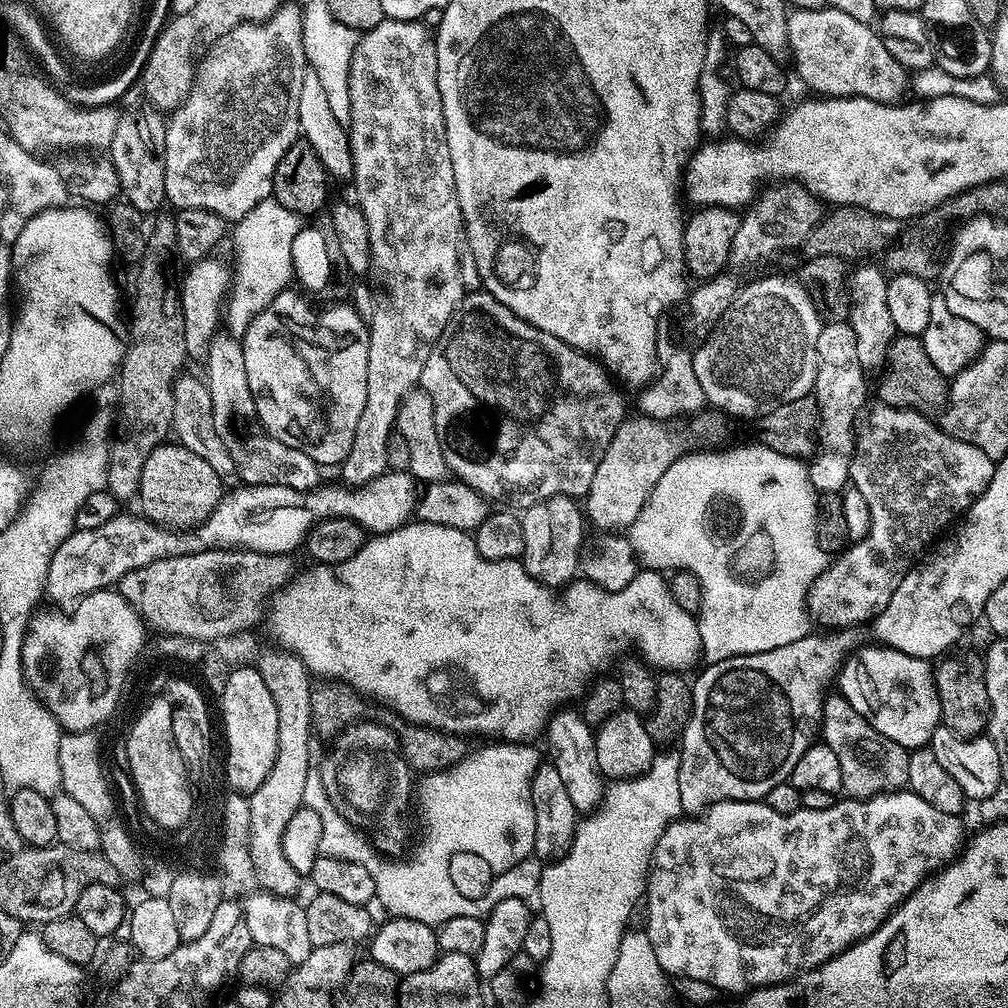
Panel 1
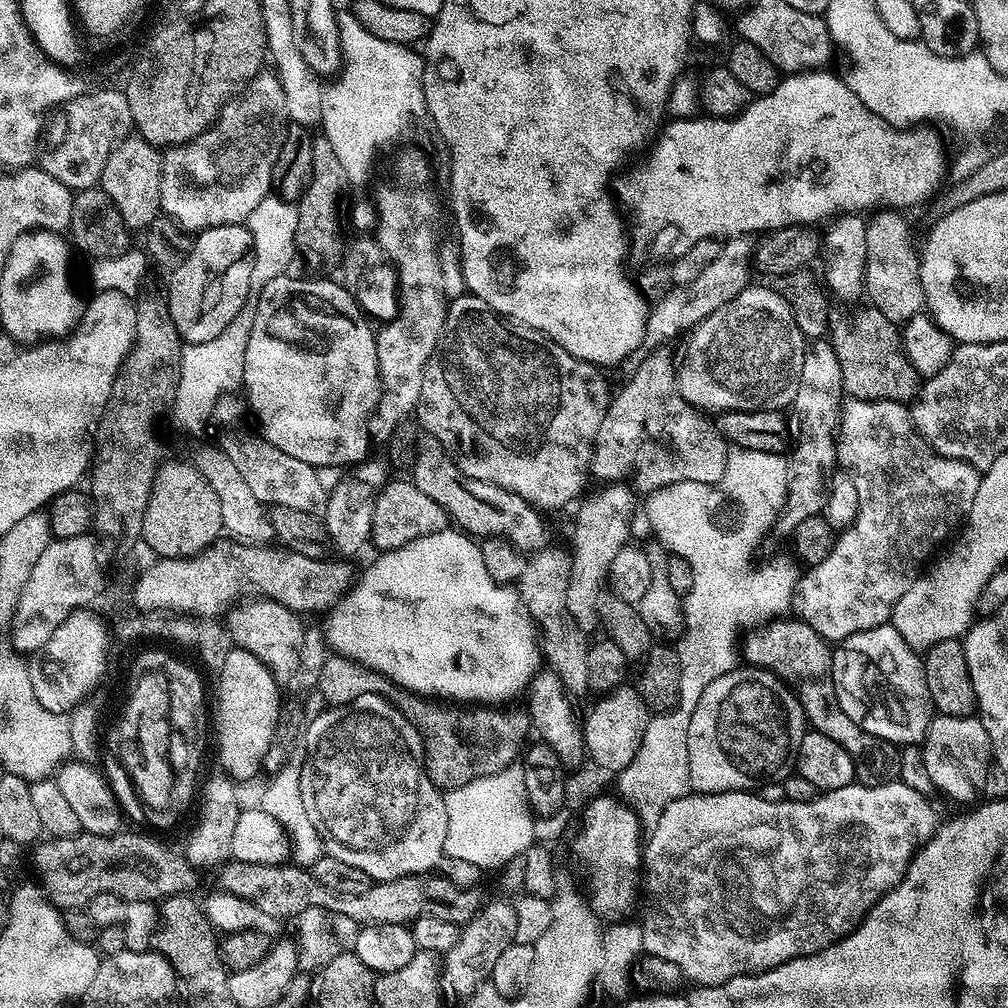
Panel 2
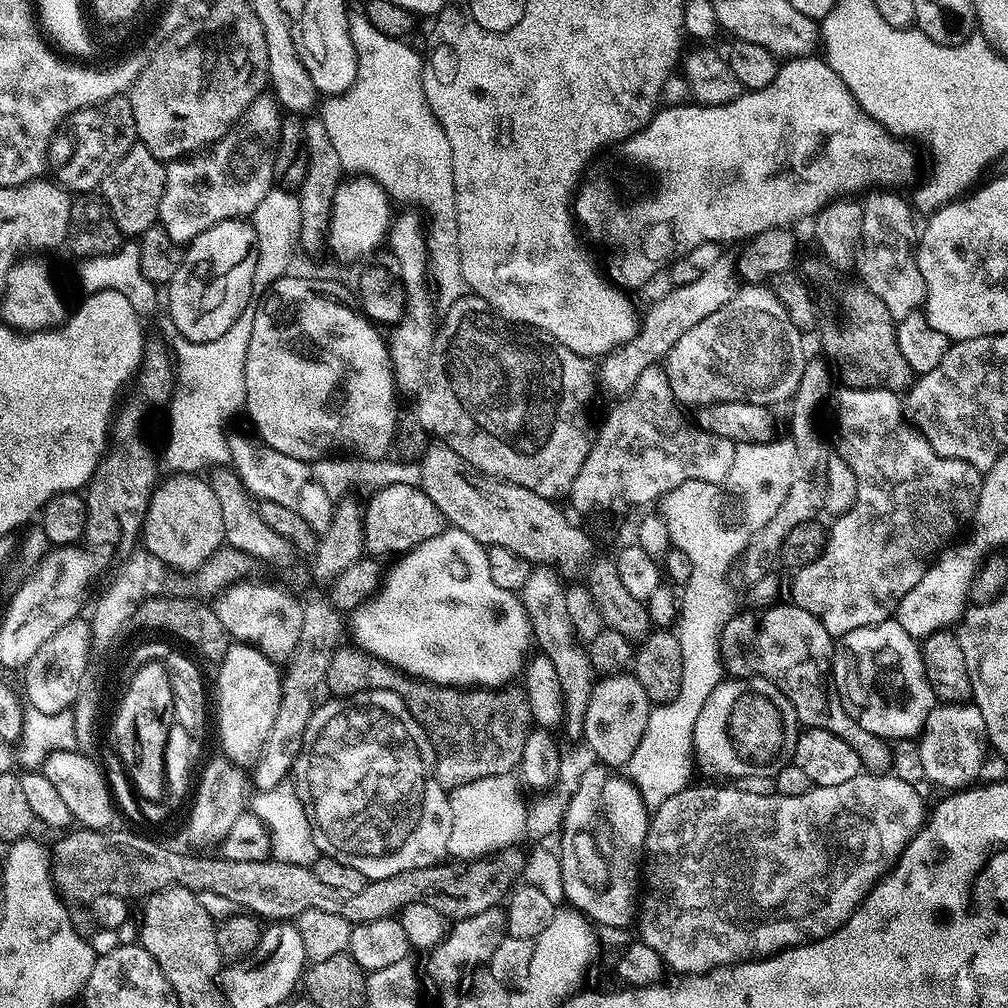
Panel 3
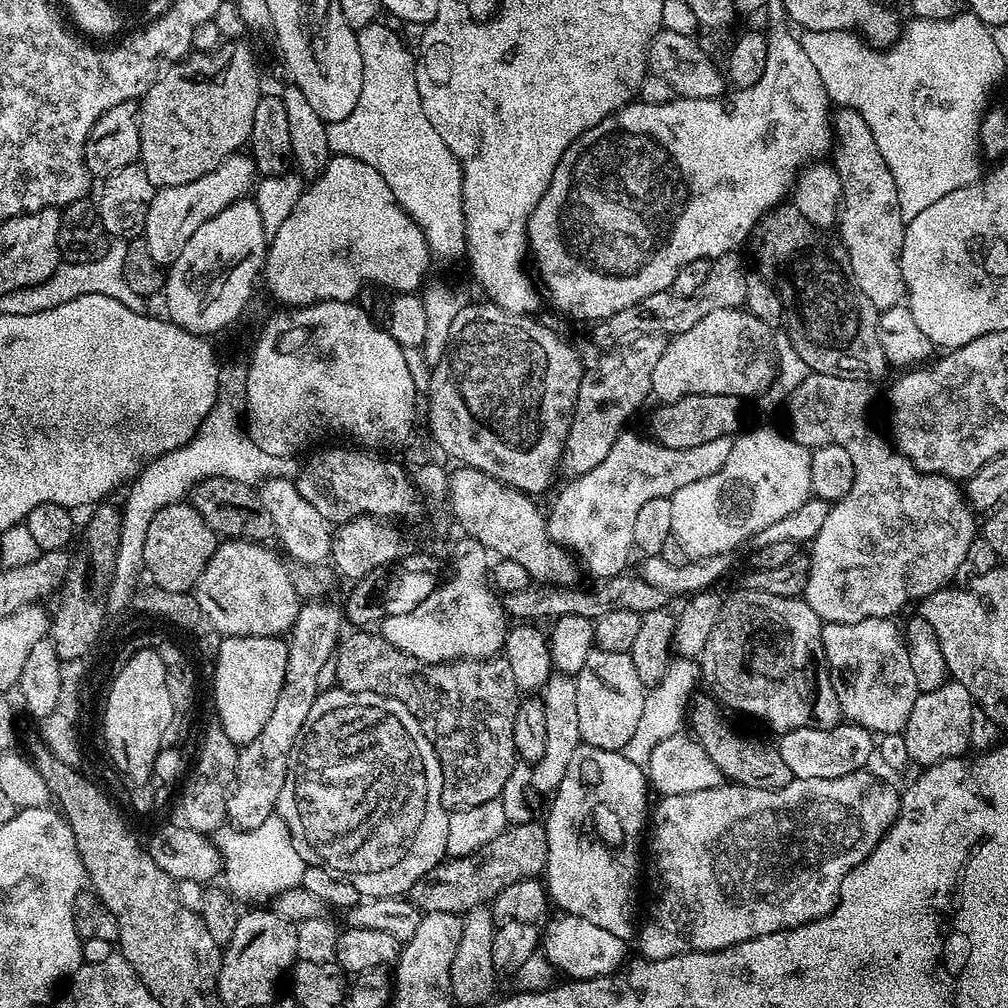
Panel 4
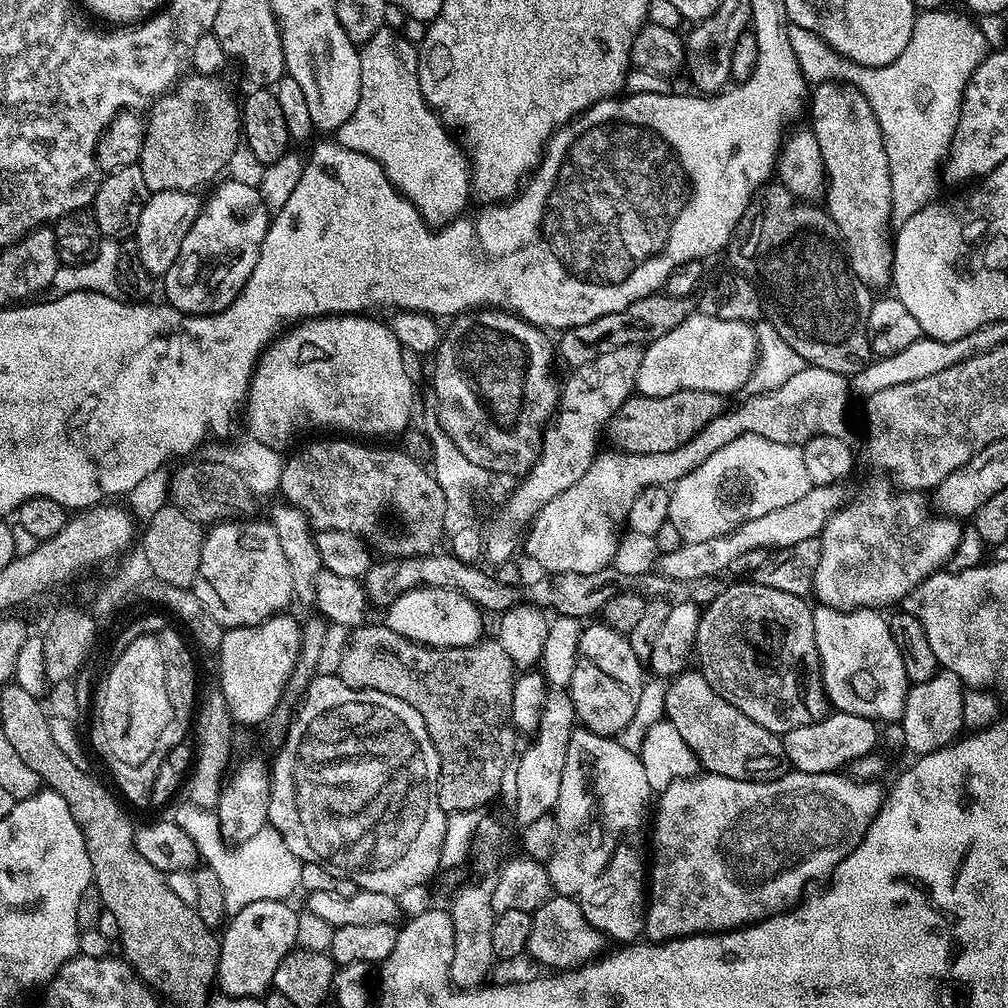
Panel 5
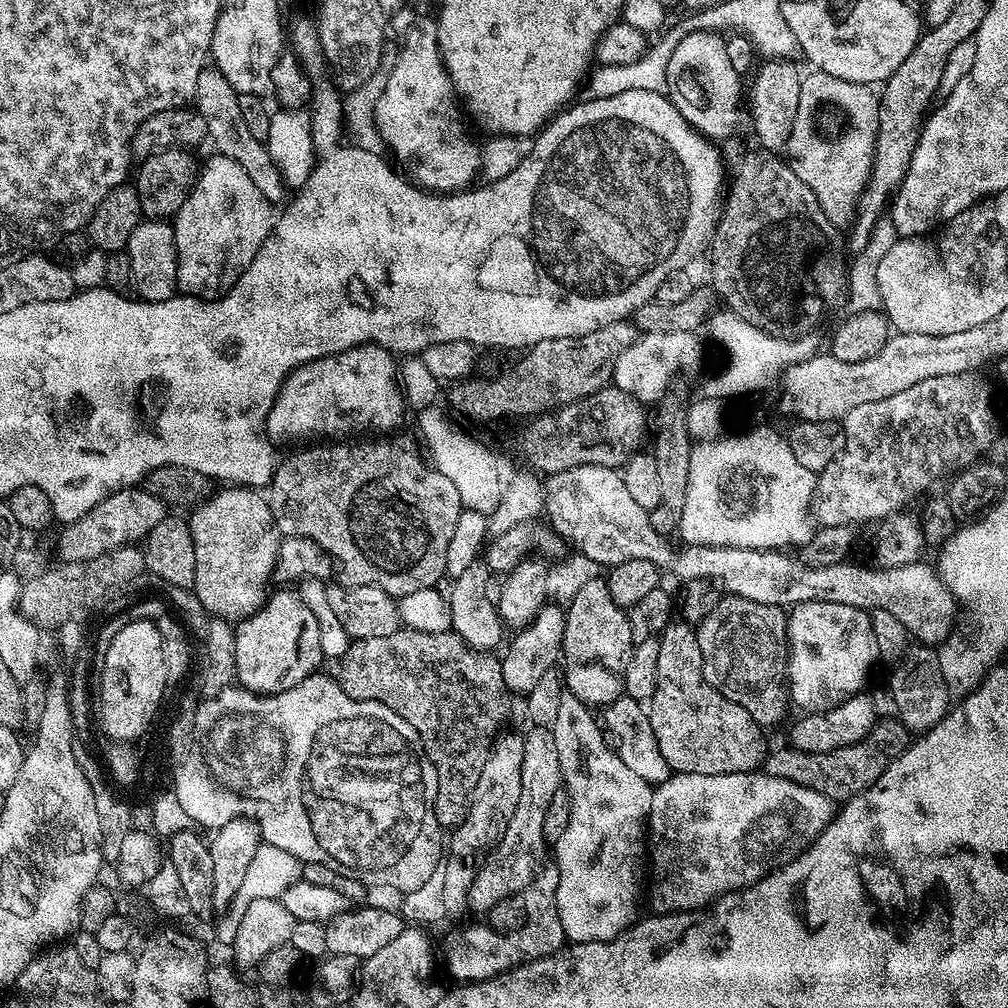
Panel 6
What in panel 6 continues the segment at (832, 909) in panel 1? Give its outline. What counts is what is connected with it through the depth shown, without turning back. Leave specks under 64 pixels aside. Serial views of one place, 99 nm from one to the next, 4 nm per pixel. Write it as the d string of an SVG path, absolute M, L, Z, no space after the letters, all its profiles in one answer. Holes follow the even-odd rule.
M749 770L747 772L727 772L726 774L690 774L678 772L672 774L668 780L655 785L652 789L652 801L648 811L647 827L650 829L650 884L652 880L652 908L656 914L665 912L691 912L694 908L707 908L709 904L727 892L735 892L738 888L746 888L767 876L781 863L784 851L791 844L799 842L803 836L814 838L823 828L833 821L833 801L823 793L813 788L802 786L798 782L790 782L786 778L770 776L763 770Z

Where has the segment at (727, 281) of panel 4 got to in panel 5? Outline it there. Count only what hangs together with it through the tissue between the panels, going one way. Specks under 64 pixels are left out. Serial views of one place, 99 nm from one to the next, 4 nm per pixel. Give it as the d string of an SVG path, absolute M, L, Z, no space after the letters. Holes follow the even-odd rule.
M653 294L642 298L638 302L634 302L630 306L626 306L626 310L618 310L614 314L602 314L602 318L594 318L594 322L586 322L582 326L574 326L573 328L565 328L559 333L560 348L558 344L558 356L569 364L569 369L575 370L588 363L594 363L596 359L602 358L603 355L610 354L624 346L647 346L658 338L662 338L662 334L666 334L670 330L674 330L674 326L682 323L690 314L690 306L688 300L679 300L678 298L670 298L663 294Z

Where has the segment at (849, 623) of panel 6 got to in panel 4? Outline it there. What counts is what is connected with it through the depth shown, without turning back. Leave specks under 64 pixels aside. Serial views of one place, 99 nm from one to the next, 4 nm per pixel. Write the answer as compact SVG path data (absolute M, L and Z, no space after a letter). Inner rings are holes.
M866 618L862 622L854 622L853 624L824 624L824 629L822 630L822 646L826 654L828 673L832 679L834 694L840 703L841 713L843 713L851 723L861 724L862 727L867 728L868 731L873 734L903 733L906 722L910 718L910 710L914 710L914 702L918 695L918 689L914 682L914 670L910 670L910 654L908 653L905 637L902 635L901 629L899 632L892 623L893 621L888 618L882 620L878 618Z

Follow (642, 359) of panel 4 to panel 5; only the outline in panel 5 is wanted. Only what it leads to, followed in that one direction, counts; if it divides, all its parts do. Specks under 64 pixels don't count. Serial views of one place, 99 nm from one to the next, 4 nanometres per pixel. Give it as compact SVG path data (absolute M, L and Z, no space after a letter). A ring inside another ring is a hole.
M624 346L620 347L616 351L611 351L610 354L603 355L602 358L596 359L594 363L588 363L586 366L582 366L578 369L575 369L570 375L572 375L565 384L561 385L558 399L557 399L557 410L554 414L553 420L549 421L548 424L545 425L544 431L541 433L541 441L540 441L540 450L537 453L537 458L535 462L531 465L531 467L528 469L528 471L523 475L523 478L518 482L520 483L510 494L510 496L507 498L506 502L499 508L498 512L495 514L494 517L491 518L490 522L487 524L486 528L483 527L482 535L483 535L483 557L487 558L487 560L490 562L489 565L495 566L498 564L505 564L509 563L513 556L512 554L517 552L519 549L519 546L522 542L522 537L525 535L525 532L527 531L527 528L531 525L531 522L533 518L535 518L538 514L538 511L542 510L543 506L546 506L547 502L550 502L551 499L556 498L558 494L565 493L566 490L570 489L571 486L574 486L577 484L578 479L582 478L584 474L586 474L586 470L590 468L593 461L595 460L598 449L596 449L596 442L598 440L598 434L603 431L603 428L607 425L608 420L610 417L613 416L614 413L616 413L622 406L622 402L629 399L631 395L635 393L635 387L636 387L636 378L637 378L637 370L638 366L641 365L641 358L643 356L643 347L638 346Z

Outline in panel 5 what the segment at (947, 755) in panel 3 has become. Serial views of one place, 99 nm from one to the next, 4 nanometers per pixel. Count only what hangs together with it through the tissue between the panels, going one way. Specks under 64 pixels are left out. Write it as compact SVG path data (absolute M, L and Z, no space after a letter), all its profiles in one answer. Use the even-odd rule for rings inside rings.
M937 670L926 682L912 684L906 694L904 713L898 721L905 731L903 747L921 757L957 739L964 728L965 691L966 685L958 678L958 674L943 670Z

